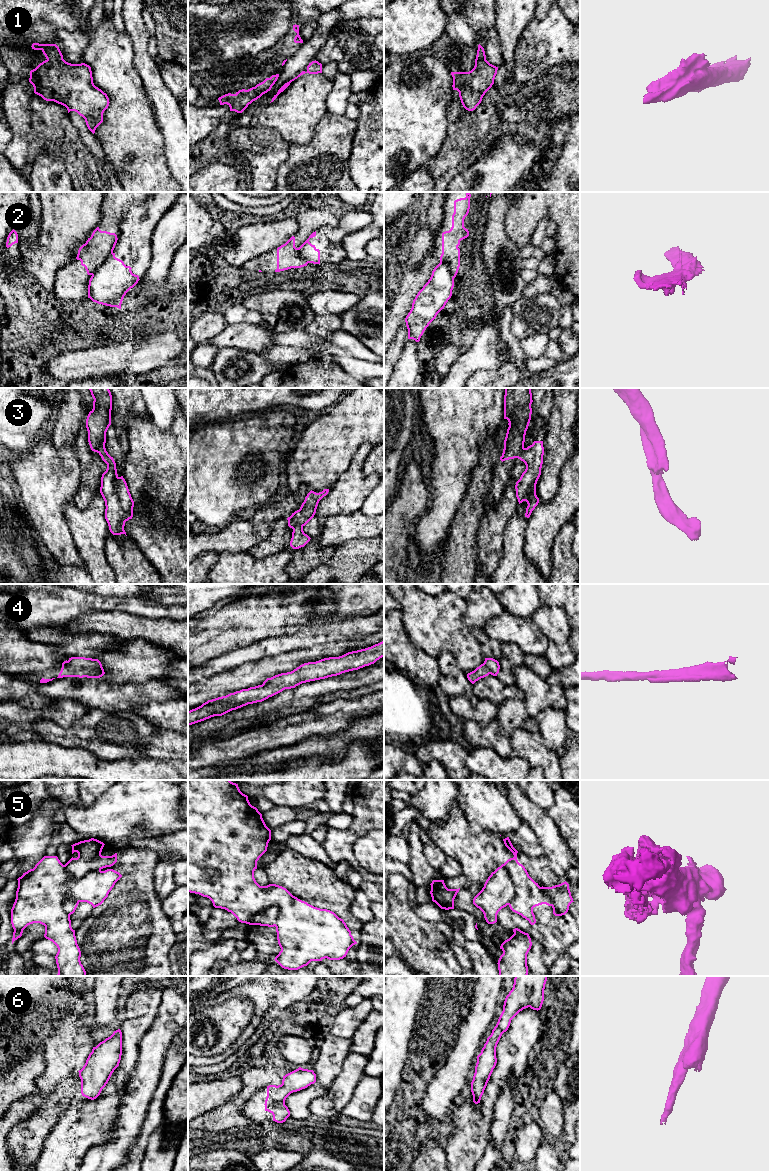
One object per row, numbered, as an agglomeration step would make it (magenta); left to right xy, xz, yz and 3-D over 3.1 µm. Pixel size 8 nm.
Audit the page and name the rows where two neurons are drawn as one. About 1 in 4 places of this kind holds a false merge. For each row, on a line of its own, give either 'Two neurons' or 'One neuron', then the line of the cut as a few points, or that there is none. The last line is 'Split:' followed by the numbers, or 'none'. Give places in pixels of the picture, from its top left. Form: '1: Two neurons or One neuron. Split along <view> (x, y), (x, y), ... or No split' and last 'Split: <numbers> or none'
1: One neuron. No split
2: Two neurons. Split along xy (112, 252), (91, 274)
3: Two neurons. Split along yz (524, 448), (519, 458)
4: One neuron. No split
5: Two neurons. Split along xz (279, 909), (275, 906), (266, 907), (260, 910), (248, 923)
6: One neuron. No split
Split: 2, 3, 5

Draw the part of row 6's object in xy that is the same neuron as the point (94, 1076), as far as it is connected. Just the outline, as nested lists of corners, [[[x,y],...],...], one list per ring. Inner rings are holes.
[[[120,1029],[93,1047],[85,1065],[79,1070],[82,1096],[94,1100],[108,1083],[119,1066],[122,1055],[122,1032]]]

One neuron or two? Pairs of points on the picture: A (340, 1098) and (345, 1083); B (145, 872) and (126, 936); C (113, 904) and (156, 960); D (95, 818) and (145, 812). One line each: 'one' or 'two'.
A: one
B: one
C: one
D: one

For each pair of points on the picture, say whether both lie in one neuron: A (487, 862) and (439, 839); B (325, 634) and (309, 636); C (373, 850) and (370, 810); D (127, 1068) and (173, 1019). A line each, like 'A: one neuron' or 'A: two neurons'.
A: one neuron
B: one neuron
C: two neurons
D: two neurons

